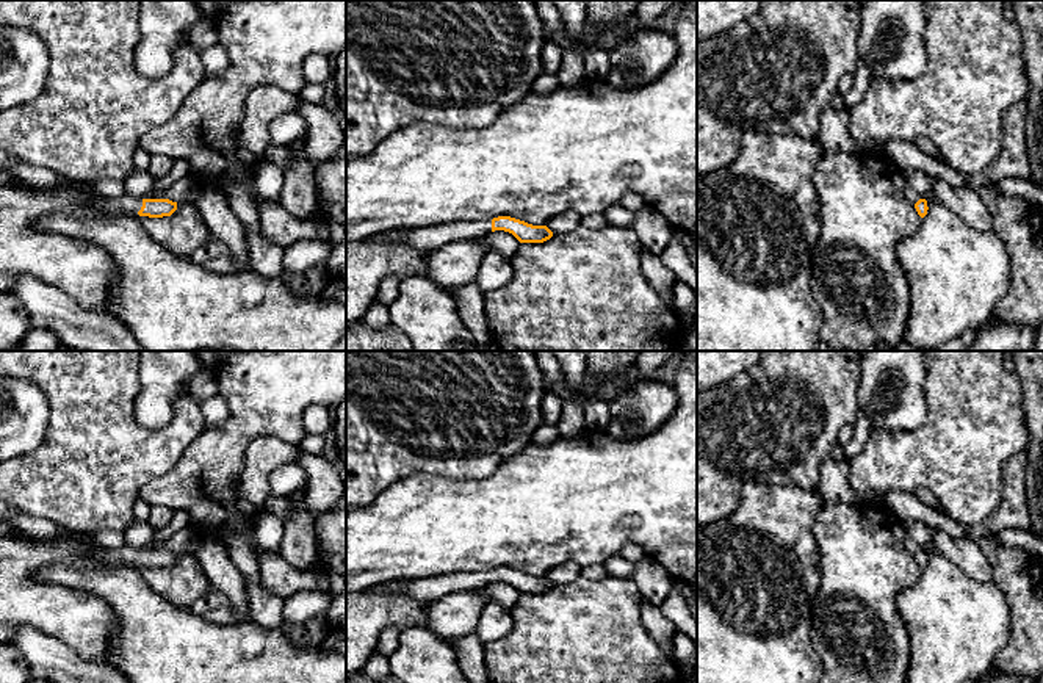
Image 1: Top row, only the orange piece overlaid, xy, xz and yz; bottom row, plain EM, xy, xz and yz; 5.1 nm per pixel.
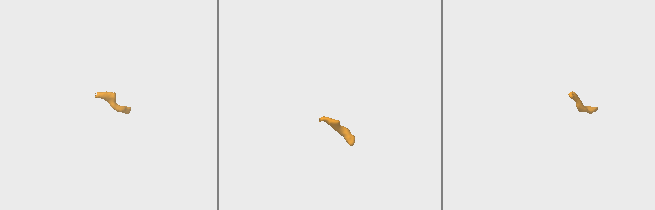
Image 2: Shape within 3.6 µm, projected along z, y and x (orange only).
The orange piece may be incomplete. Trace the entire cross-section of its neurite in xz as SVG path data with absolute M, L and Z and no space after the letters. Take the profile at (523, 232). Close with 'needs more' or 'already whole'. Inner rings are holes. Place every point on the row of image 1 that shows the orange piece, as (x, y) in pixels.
M498 216L475 222L451 222L418 229L393 229L374 235L374 238L382 243L402 240L415 249L434 252L449 241L471 240L495 230L509 232L520 243L543 243L553 237L553 232L547 226L532 226L511 216Z | needs more

